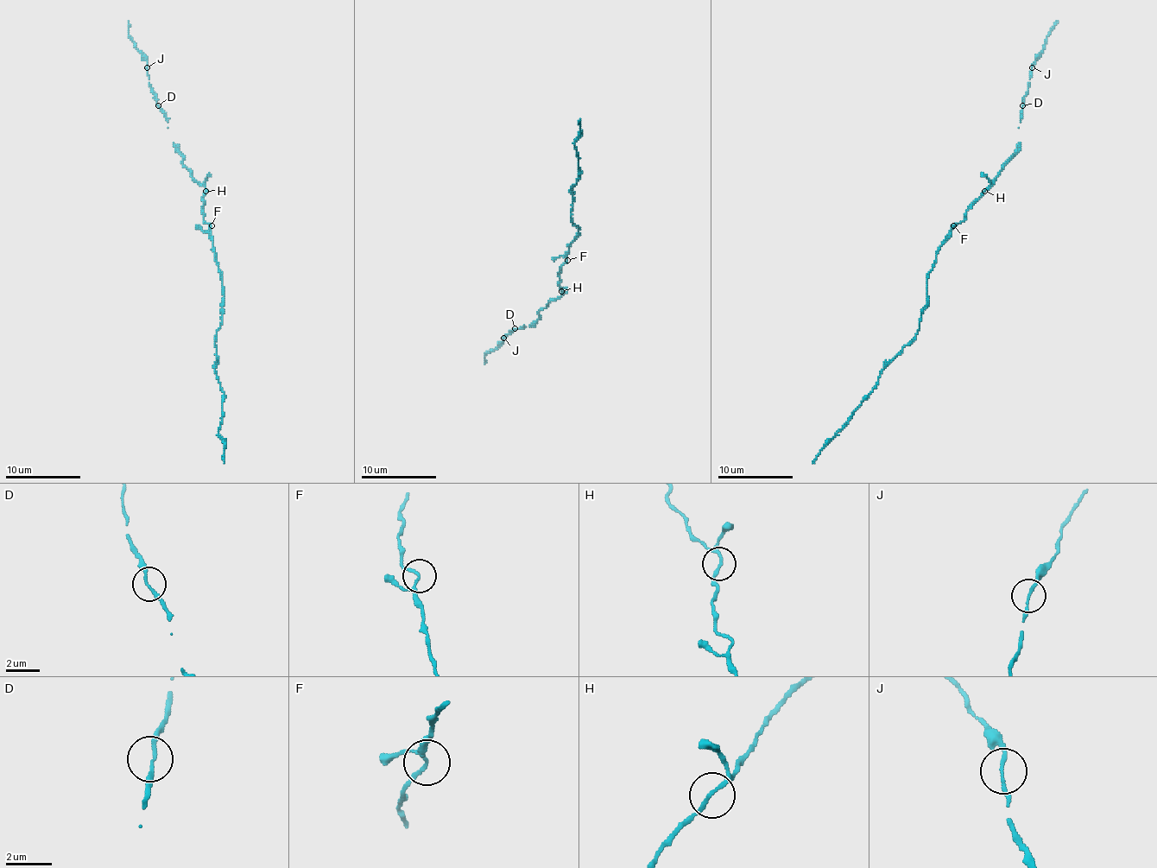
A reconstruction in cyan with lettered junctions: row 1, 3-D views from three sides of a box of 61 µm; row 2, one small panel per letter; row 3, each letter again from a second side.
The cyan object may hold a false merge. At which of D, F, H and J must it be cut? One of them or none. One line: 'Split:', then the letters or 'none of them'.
Split: none of them

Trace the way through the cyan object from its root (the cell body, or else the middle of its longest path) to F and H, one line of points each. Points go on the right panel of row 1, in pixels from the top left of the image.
F: (949, 238), (953, 225)
H: (949, 238), (949, 231), (964, 219), (964, 214), (984, 191)

